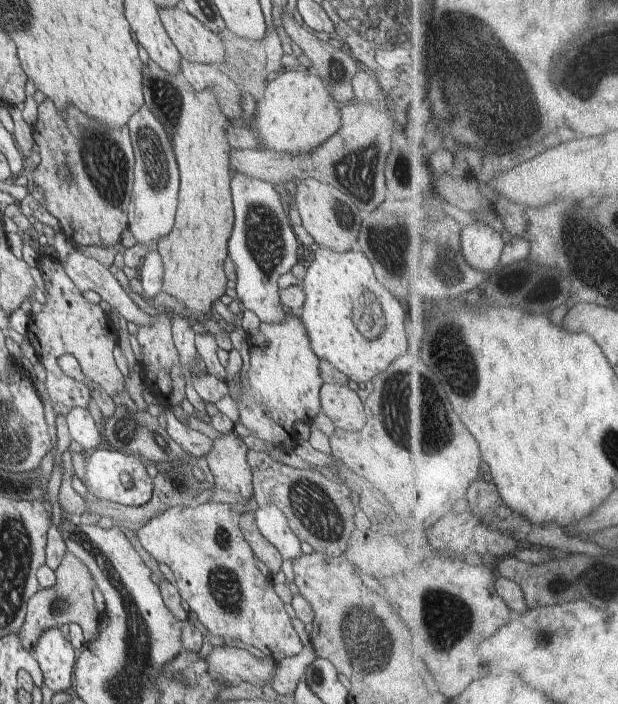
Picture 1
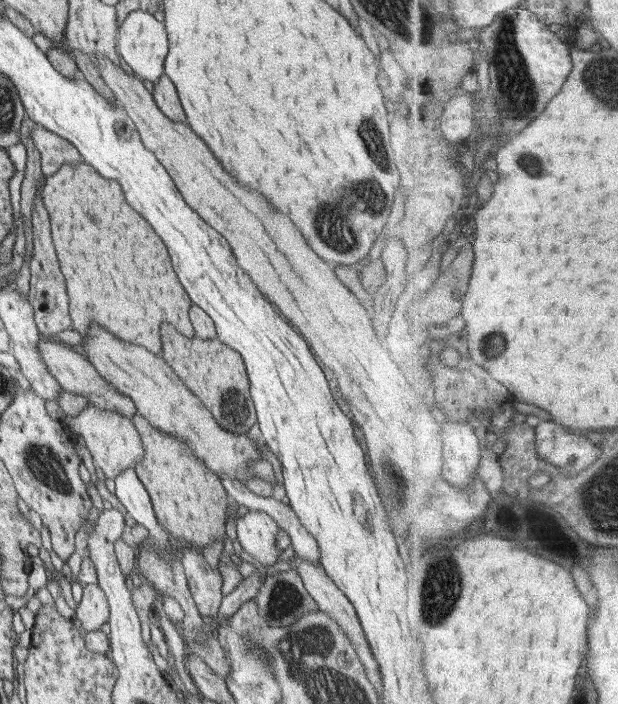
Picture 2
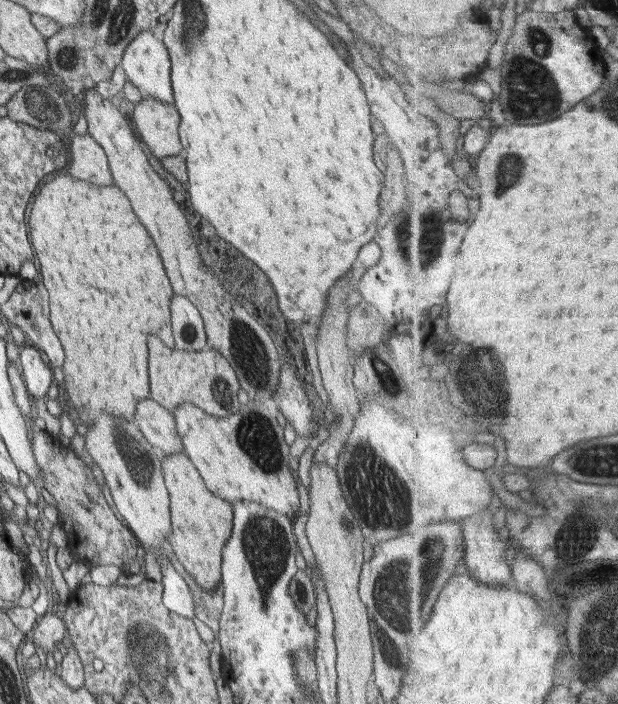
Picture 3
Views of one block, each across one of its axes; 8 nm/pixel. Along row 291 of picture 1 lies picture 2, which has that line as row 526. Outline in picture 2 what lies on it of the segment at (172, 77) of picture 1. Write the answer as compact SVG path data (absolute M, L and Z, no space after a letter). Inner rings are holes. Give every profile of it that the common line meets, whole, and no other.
M136 414L132 418L144 445L144 458L134 469L151 498L157 521L166 527L175 545L202 549L226 537L226 511L229 494L220 477L192 454L188 444L152 427L148 420Z

